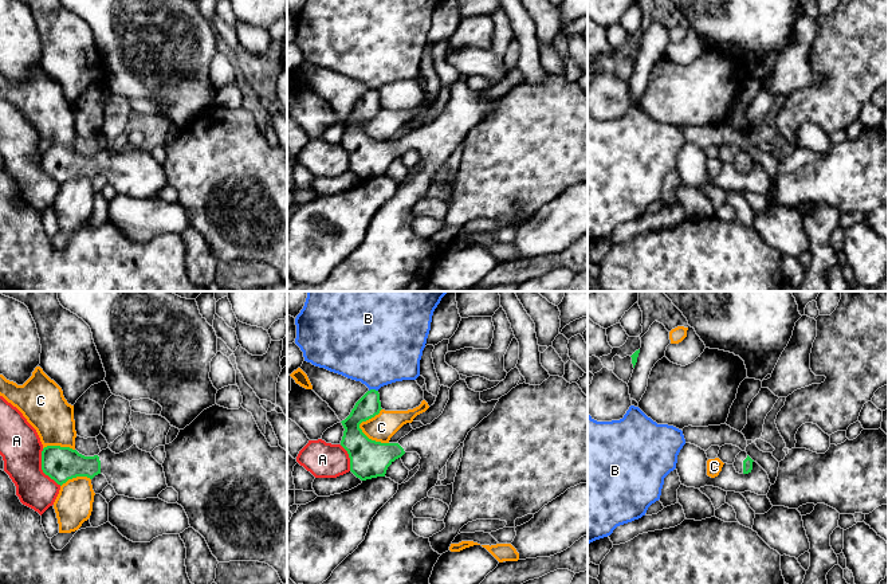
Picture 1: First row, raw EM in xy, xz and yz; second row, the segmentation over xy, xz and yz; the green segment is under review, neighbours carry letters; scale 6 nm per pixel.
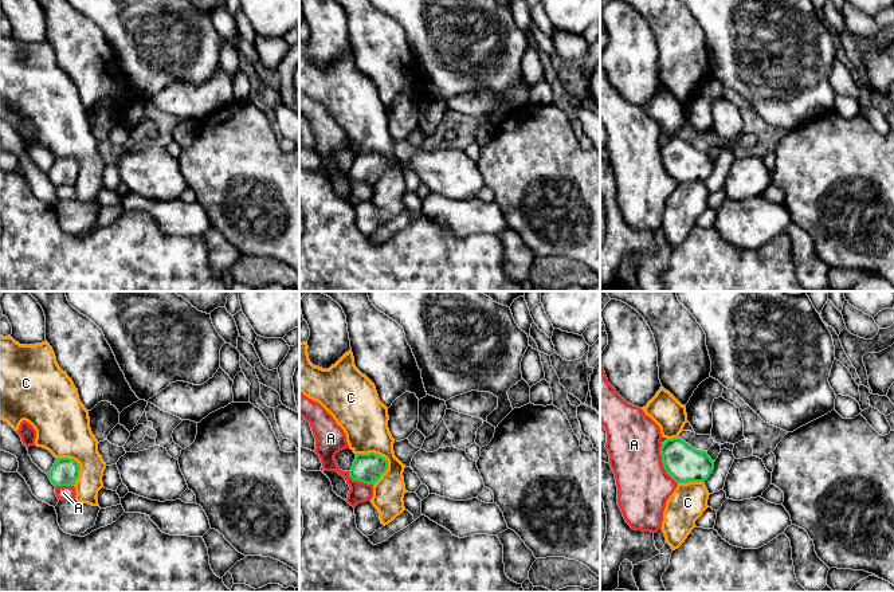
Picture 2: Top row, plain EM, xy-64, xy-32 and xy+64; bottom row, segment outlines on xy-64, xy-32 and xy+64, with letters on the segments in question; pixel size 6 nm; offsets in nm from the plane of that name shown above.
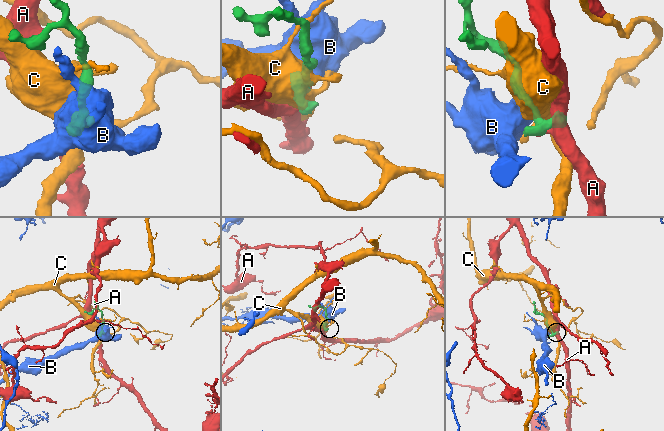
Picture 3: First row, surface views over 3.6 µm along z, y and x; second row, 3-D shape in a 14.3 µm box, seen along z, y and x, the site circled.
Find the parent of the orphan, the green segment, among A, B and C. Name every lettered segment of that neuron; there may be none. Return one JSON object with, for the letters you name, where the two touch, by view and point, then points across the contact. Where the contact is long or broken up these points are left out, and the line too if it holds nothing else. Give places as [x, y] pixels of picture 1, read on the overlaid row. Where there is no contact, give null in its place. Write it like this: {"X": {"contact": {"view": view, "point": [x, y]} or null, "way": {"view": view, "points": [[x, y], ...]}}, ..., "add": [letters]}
{"add": []}

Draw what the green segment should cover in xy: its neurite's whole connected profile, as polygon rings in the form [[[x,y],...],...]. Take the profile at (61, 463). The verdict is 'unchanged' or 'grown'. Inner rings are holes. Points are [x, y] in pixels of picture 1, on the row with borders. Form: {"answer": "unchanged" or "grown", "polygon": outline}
{"answer": "grown", "polygon": [[[137,444],[119,454],[106,448],[94,456],[47,446],[42,451],[42,470],[60,486],[76,477],[93,479],[103,474],[118,495],[135,499],[157,498],[168,487],[162,465]]]}

